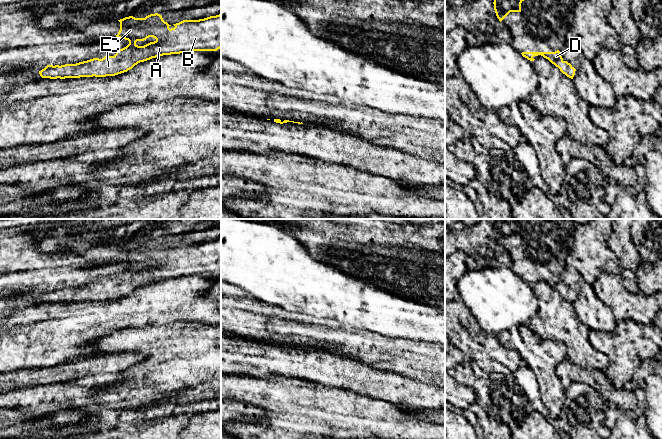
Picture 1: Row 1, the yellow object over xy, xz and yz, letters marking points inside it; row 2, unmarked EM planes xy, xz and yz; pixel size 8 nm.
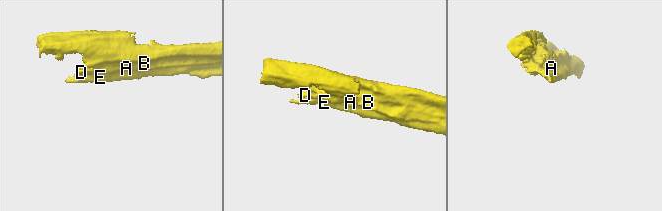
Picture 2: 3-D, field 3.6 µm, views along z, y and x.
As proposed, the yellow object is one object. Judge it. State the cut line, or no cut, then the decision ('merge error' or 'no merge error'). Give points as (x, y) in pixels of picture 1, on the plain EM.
no cut | no merge error

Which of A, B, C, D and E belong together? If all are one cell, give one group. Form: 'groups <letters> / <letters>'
groups A B C D E

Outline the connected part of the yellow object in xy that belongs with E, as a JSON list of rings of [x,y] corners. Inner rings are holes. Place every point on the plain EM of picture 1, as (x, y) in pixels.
[[[158,237],[150,238],[145,242],[129,240],[118,245],[120,246],[120,254],[116,261],[128,264],[129,268],[122,273],[116,274],[114,280],[105,280],[102,283],[93,282],[76,288],[47,289],[39,295],[40,300],[50,303],[115,300],[127,296],[140,286],[159,280],[194,275],[217,275],[221,272],[221,238],[199,244],[183,244],[173,248],[175,251],[171,253],[169,252],[171,249],[165,246]],[[149,261],[156,264],[144,270],[136,268],[137,265],[144,265]]]

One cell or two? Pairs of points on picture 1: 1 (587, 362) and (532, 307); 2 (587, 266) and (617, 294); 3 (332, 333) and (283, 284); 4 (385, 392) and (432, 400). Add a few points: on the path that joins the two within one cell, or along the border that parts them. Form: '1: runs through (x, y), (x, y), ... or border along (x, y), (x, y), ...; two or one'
1: border along (536, 294), (538, 309), (535, 316); two
2: border along (619, 274), (602, 273), (591, 284); two
3: border along (318, 318), (334, 319), (341, 324); two
4: runs through (397, 392), (407, 392), (420, 396); one

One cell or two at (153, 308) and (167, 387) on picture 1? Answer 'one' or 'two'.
two

